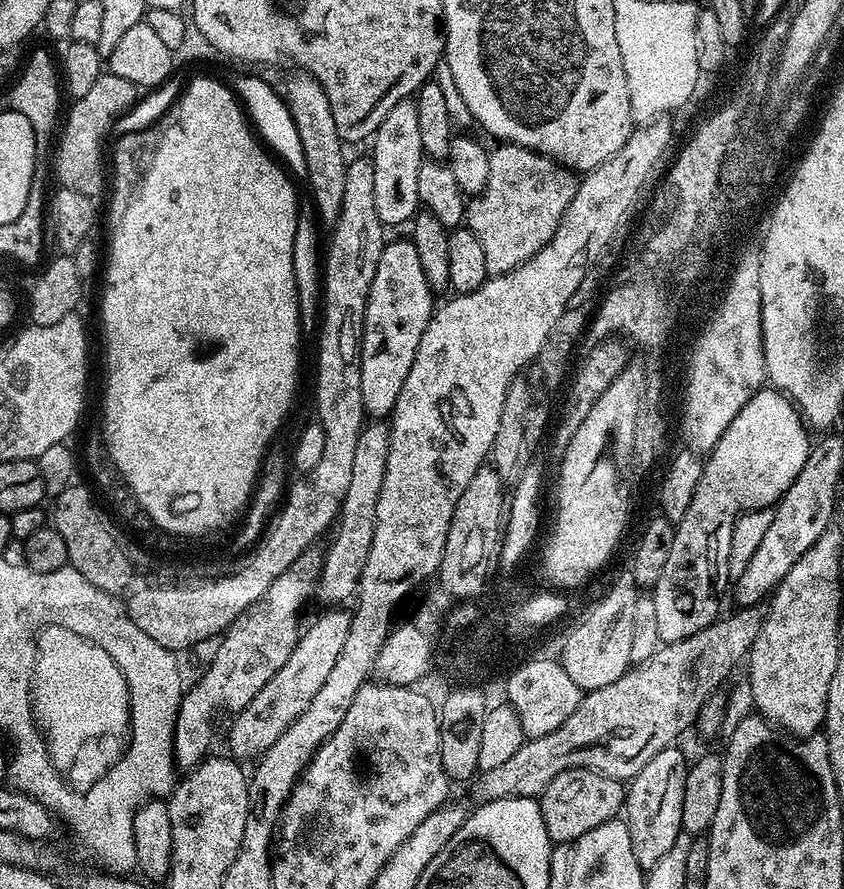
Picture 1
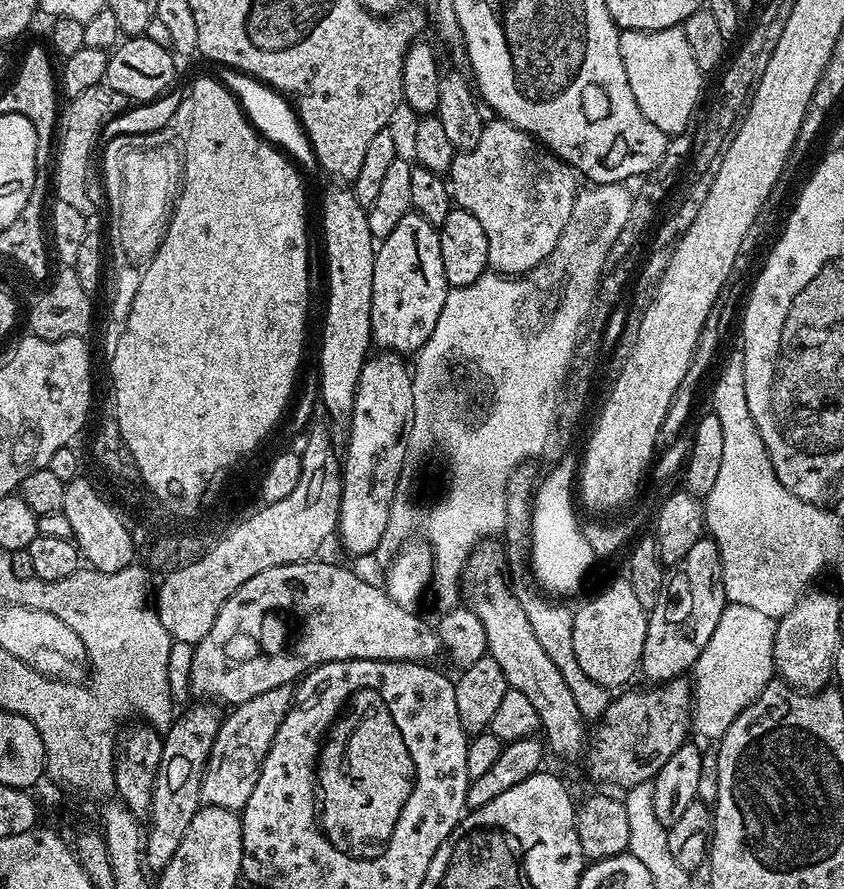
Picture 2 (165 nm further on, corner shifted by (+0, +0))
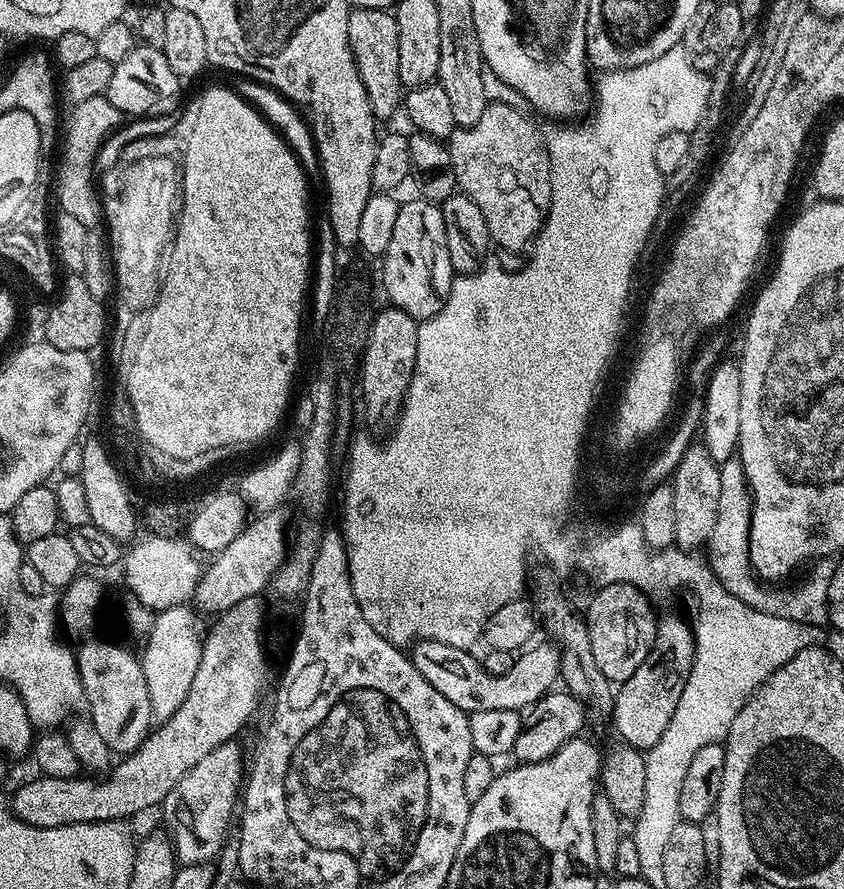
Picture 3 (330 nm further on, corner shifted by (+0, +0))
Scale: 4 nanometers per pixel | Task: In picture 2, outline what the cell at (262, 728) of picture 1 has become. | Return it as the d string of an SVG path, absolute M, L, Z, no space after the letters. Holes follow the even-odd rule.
M289 685L274 686L274 690L258 694L250 702L235 705L229 711L232 713L229 716L227 713L221 719L208 765L202 774L200 798L205 805L243 810L250 794L254 794L262 762L274 742L274 734L278 734L278 726L282 726L286 714L292 708L293 699L294 692Z

